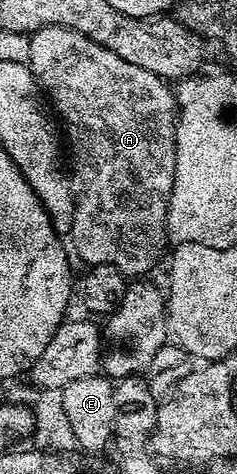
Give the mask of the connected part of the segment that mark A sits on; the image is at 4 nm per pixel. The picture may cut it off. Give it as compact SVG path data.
M43 27L40 31L31 32L30 38L28 39L30 53L27 64L31 67L32 72L36 74L37 80L46 92L47 98L50 100L51 106L54 108L56 106L55 114L59 116L62 120L64 118L64 123L68 126L68 135L66 131L66 139L72 142L72 155L70 151L70 178L72 180L72 191L76 195L76 208L74 209L74 221L72 222L72 229L70 232L70 238L72 238L72 243L76 246L76 255L78 258L84 262L84 265L88 267L97 267L98 265L114 265L118 268L119 271L124 272L125 275L129 277L144 277L147 276L147 271L151 269L152 266L155 265L156 262L159 261L160 258L165 258L166 248L170 243L170 236L168 233L168 206L170 205L170 197L172 196L172 190L174 189L174 173L176 172L176 121L178 118L178 104L176 101L176 93L175 90L165 80L158 78L154 73L150 73L146 69L142 69L138 65L130 65L130 61L126 61L122 57L118 57L118 53L114 53L110 49L106 49L102 45L98 45L98 41L90 41L90 37L86 37L82 33L78 33L74 29L70 29L69 27Z

